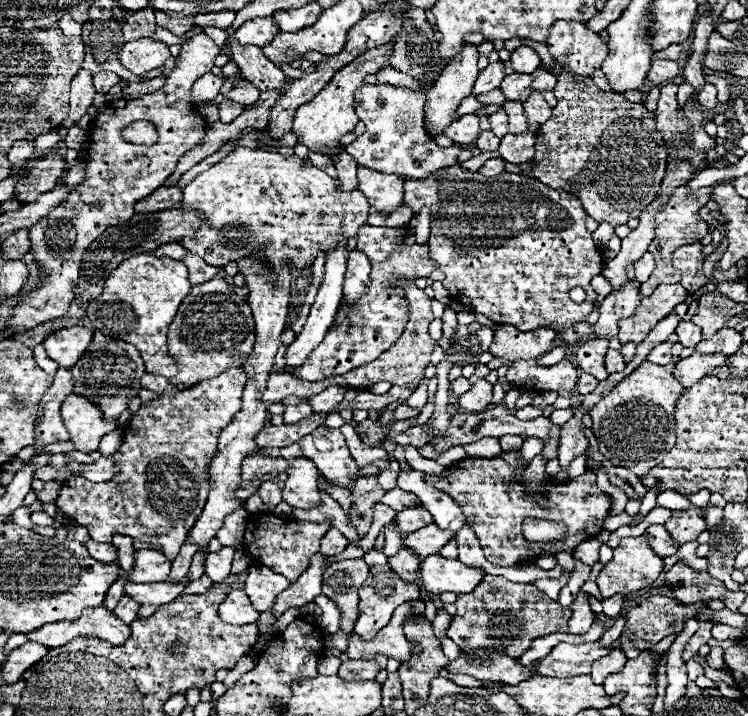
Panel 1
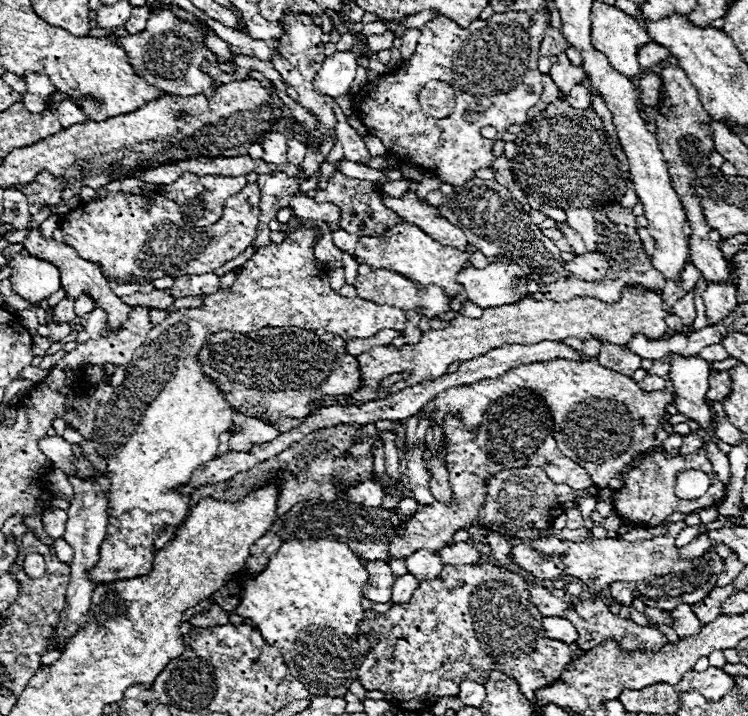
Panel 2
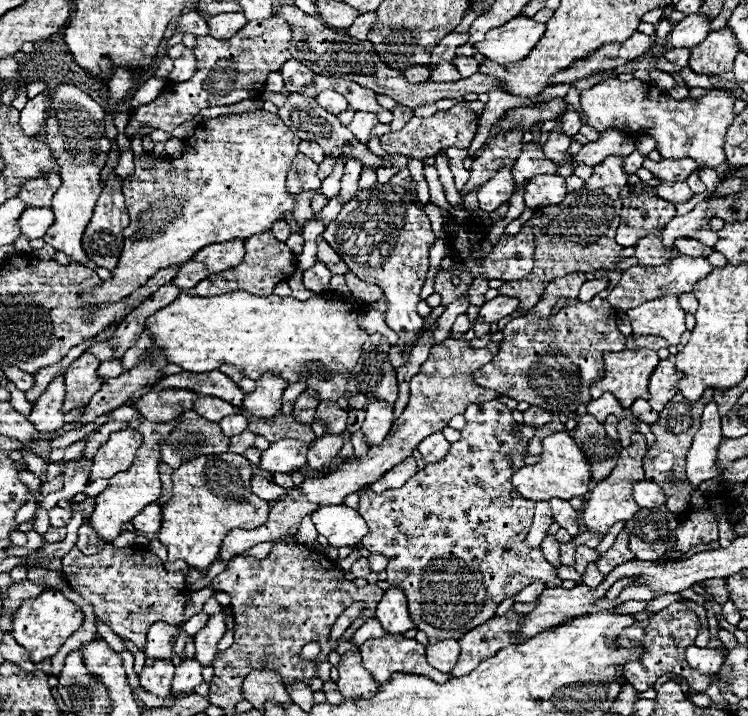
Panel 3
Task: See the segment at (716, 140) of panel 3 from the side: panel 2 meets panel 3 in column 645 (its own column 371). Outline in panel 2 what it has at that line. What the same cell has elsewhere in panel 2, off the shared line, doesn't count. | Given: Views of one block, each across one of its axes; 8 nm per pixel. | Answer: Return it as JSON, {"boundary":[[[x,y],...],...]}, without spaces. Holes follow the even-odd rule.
{"boundary":[[[550,10],[544,12],[504,12],[492,14],[488,20],[474,20],[468,28],[460,28],[446,16],[436,16],[420,32],[416,52],[406,60],[394,74],[384,74],[382,78],[364,84],[356,94],[352,94],[354,112],[368,128],[368,132],[382,140],[390,154],[396,154],[402,162],[416,164],[432,174],[436,174],[444,184],[460,186],[474,178],[478,168],[488,168],[496,160],[492,156],[492,146],[506,132],[508,124],[524,124],[528,110],[540,102],[544,92],[542,72],[538,70],[540,44],[544,40],[544,28],[552,26]],[[430,80],[446,82],[454,88],[454,108],[446,118],[434,118],[422,112],[418,96]],[[484,126],[498,130],[496,138],[480,136]]]}

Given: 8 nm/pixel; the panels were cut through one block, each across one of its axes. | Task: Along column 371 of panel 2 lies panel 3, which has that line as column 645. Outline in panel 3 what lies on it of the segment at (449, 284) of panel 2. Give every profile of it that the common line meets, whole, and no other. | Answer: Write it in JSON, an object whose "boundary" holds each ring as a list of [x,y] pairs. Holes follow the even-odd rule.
{"boundary":[[[652,232],[642,240],[638,240],[634,256],[638,258],[638,266],[656,266],[656,264],[666,264],[666,260],[678,256],[678,252],[676,248],[666,250],[660,244],[660,232]]]}

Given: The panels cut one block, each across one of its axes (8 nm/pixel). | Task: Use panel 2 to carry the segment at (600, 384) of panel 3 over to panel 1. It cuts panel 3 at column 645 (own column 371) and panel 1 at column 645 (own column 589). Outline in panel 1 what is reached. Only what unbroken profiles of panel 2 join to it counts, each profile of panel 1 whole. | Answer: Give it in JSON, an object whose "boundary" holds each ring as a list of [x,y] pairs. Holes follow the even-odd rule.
{"boundary":[[[660,284],[650,296],[642,298],[634,316],[620,320],[618,340],[622,344],[640,344],[662,318],[672,314],[674,308],[686,300],[686,296],[688,290],[684,290],[680,284]]]}

